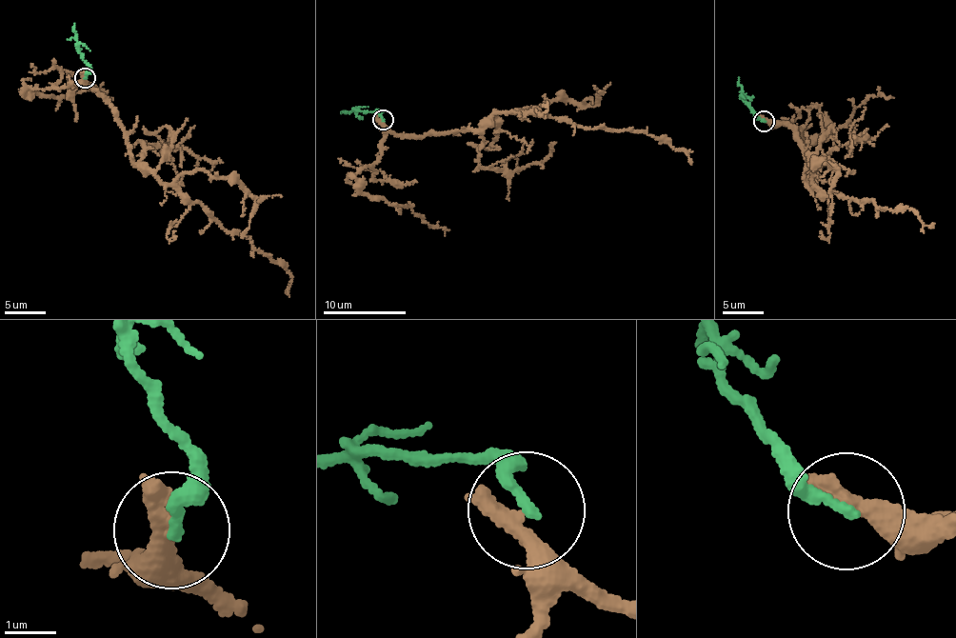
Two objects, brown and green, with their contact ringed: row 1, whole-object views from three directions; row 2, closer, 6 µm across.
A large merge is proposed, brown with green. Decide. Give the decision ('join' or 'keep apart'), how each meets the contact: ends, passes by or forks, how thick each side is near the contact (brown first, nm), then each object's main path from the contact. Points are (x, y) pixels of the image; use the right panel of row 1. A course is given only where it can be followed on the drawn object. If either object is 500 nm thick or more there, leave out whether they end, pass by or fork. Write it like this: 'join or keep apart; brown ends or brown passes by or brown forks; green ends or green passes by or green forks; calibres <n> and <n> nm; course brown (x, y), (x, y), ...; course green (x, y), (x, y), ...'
keep apart; brown ends; green ends; calibres 400 and 220 nm; course brown (763, 120), (792, 128), (811, 189), (889, 210), (905, 206), (934, 223); course green (763, 122), (744, 100), (739, 77)

